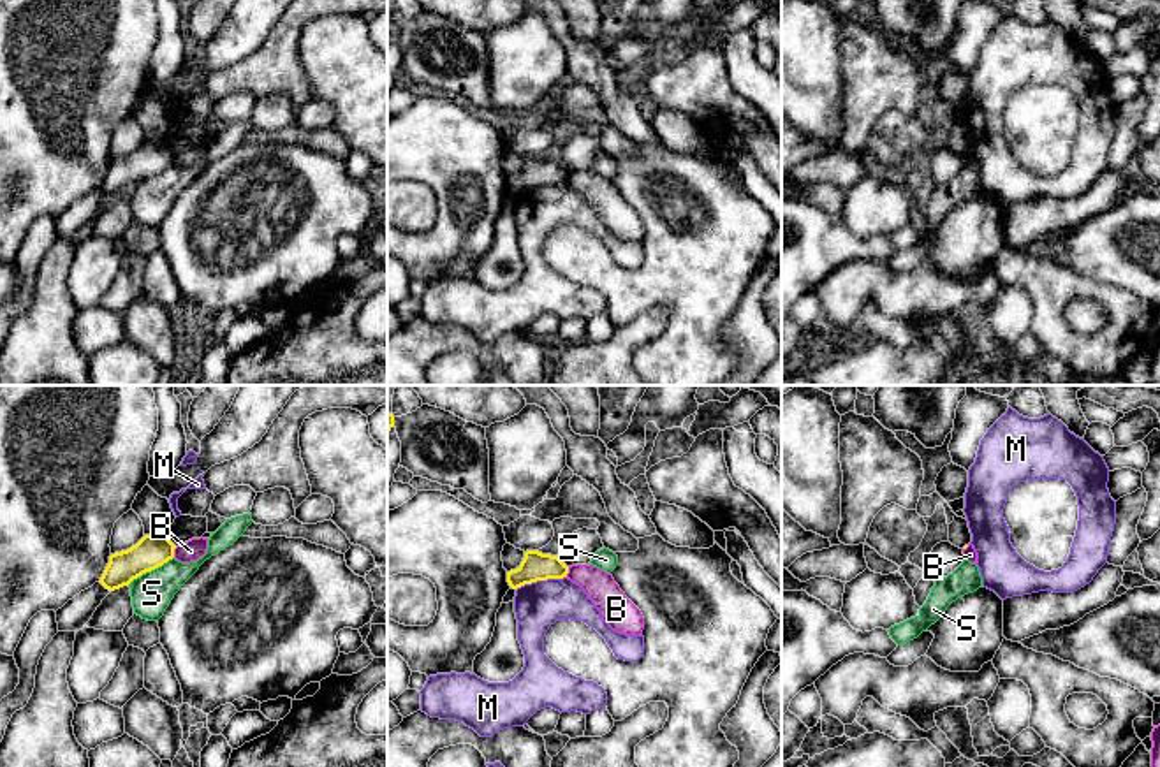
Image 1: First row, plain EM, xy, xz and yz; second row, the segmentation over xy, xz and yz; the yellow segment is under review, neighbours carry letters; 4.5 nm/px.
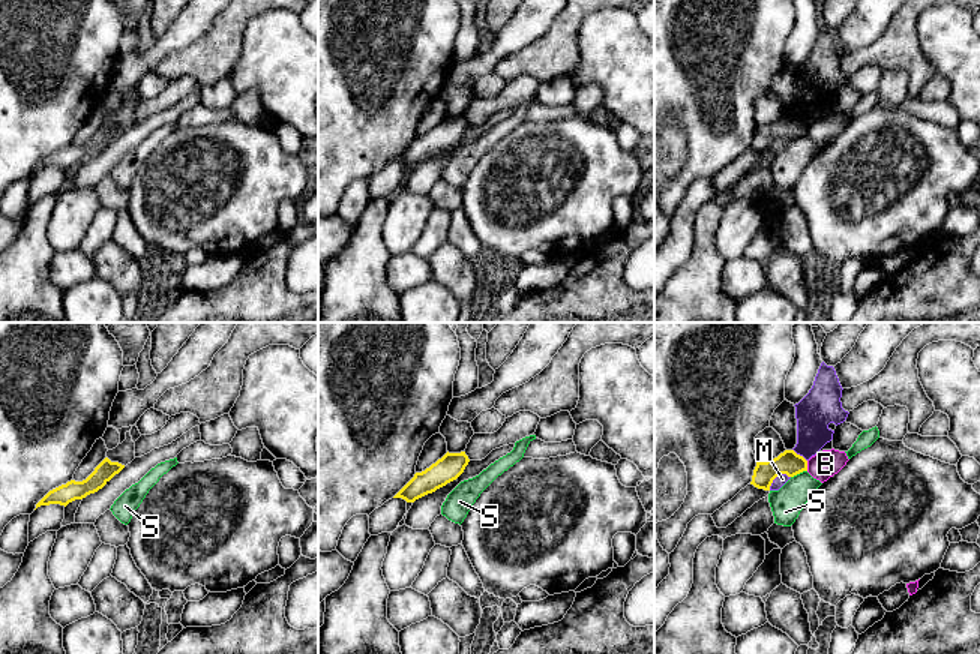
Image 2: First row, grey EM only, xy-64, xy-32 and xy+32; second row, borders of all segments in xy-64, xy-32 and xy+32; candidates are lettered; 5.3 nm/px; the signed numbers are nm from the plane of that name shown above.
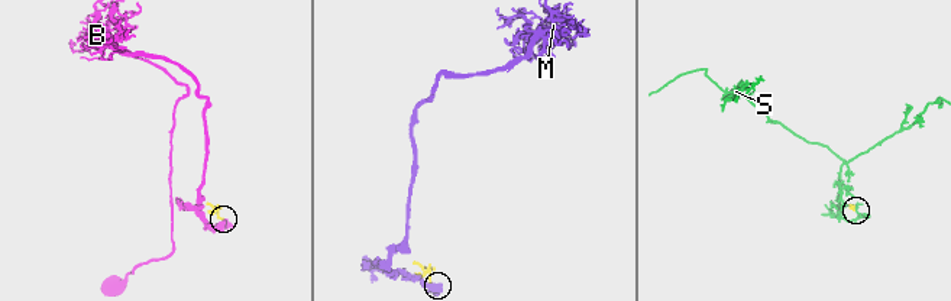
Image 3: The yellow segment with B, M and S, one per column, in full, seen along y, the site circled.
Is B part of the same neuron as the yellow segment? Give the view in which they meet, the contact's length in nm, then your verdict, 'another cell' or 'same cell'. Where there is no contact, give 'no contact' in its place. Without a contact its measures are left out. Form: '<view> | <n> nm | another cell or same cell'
xy | 50 nm | another cell

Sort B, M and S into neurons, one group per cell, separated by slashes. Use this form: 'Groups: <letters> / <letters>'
Groups: B / M / S

